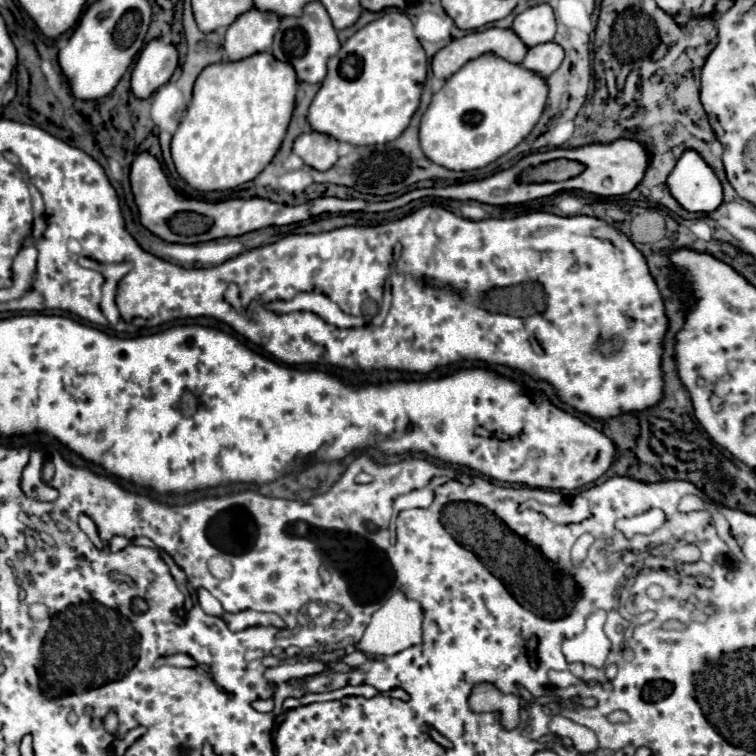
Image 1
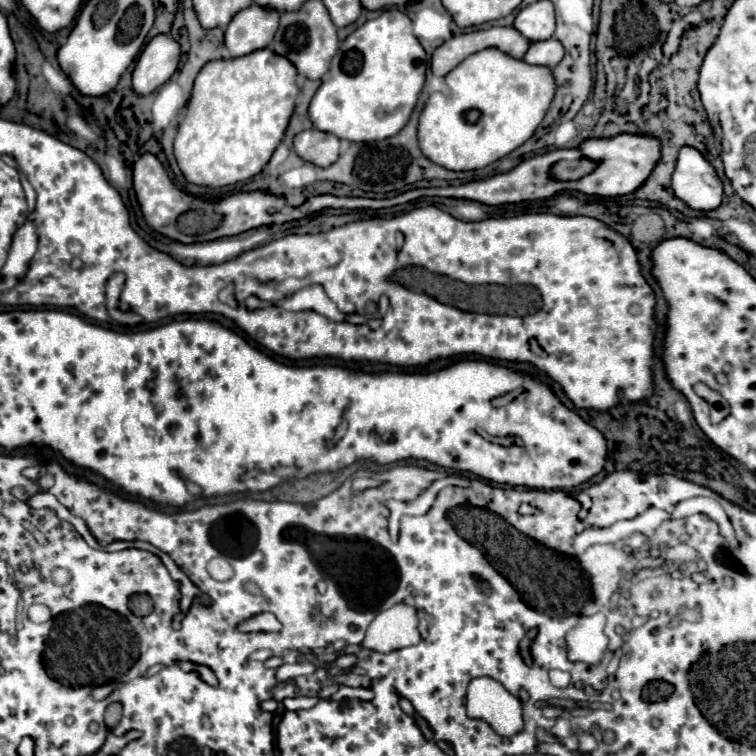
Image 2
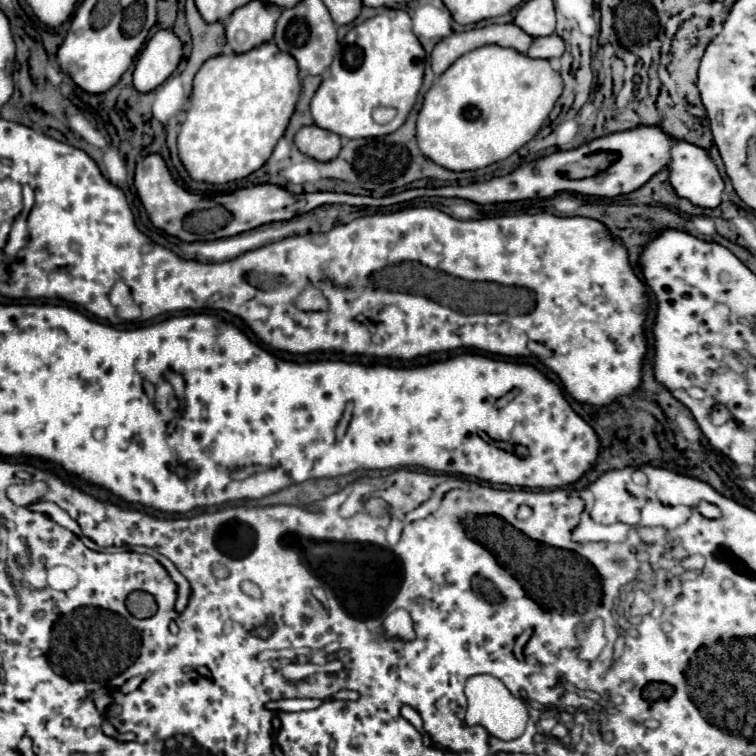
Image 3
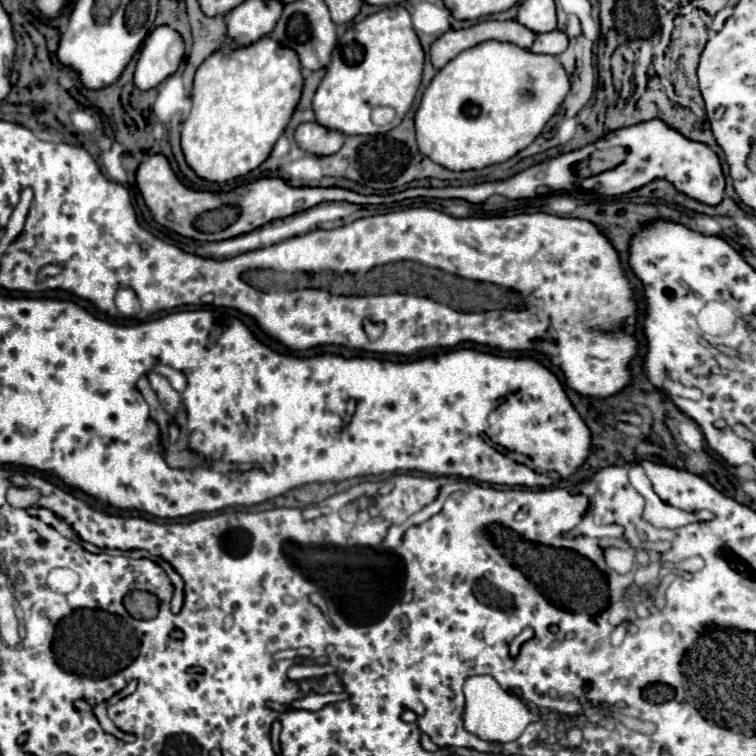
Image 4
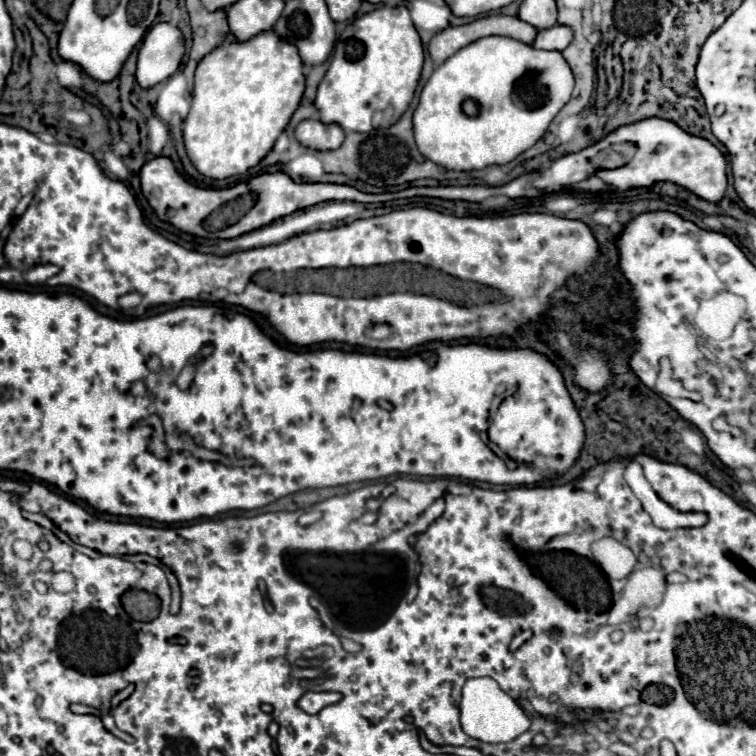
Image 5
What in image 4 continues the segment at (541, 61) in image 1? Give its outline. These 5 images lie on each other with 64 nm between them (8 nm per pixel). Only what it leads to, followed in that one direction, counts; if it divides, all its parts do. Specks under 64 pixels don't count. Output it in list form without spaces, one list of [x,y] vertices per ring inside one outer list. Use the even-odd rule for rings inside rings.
[[[552,30],[552,32],[544,32],[544,34],[536,34],[536,40],[532,44],[532,52],[544,52],[544,54],[556,54],[560,56],[560,52],[564,52],[564,48],[568,48],[568,36],[562,30]]]

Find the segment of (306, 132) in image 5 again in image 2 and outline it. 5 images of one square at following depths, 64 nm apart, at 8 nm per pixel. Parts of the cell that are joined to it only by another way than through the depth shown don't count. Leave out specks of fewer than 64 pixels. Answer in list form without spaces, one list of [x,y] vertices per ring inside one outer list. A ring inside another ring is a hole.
[[[316,128],[302,130],[294,136],[294,150],[300,158],[314,162],[316,166],[328,166],[338,160],[340,138]]]

